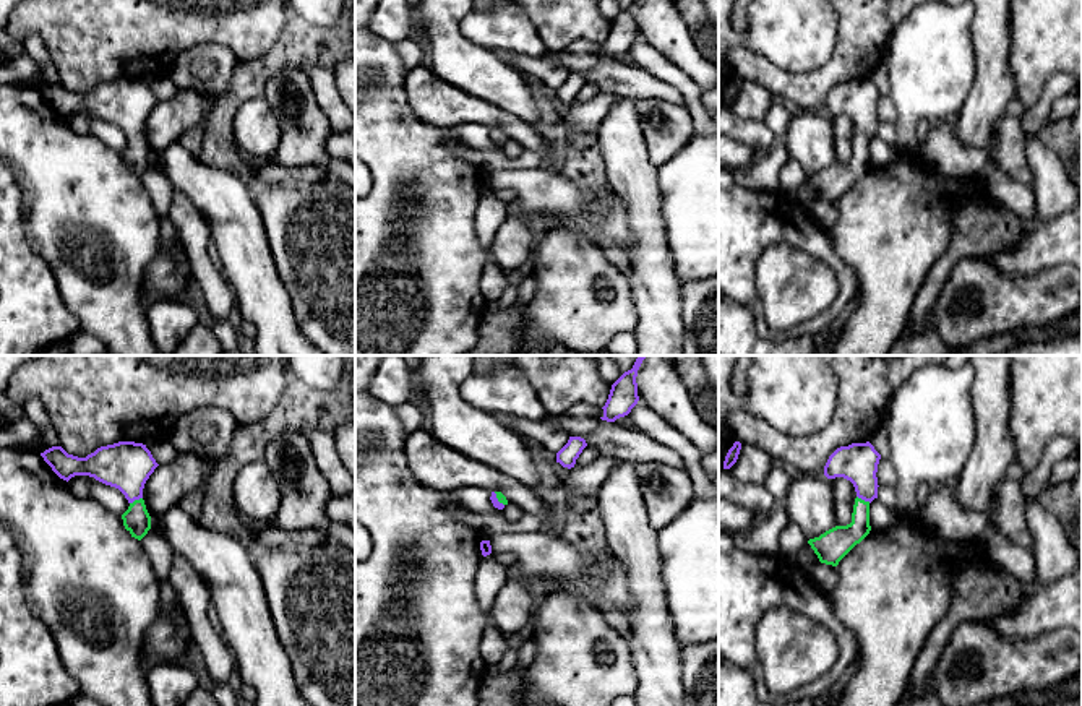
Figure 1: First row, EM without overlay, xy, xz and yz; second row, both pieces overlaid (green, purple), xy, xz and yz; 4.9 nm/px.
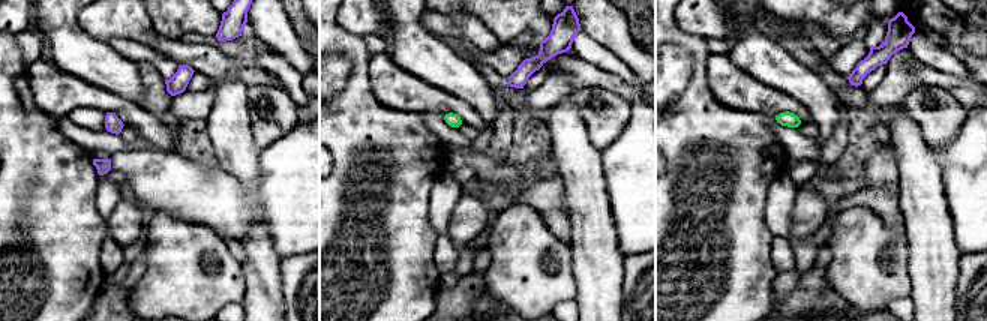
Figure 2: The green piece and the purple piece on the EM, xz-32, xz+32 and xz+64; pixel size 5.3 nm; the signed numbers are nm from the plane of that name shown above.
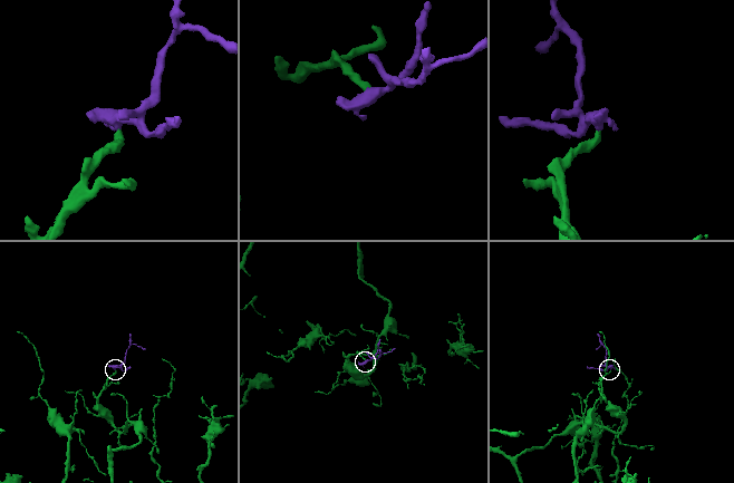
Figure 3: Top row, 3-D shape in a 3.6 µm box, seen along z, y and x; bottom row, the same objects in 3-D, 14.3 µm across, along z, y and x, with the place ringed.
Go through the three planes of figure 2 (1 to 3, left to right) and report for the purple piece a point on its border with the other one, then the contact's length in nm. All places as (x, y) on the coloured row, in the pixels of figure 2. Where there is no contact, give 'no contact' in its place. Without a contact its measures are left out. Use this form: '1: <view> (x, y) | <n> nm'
1: no contact
2: no contact
3: no contact

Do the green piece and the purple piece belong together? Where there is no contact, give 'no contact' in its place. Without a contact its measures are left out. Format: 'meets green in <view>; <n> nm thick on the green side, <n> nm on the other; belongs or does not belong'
meets green in yz; 150 nm thick on the green side, 190 nm on the other; belongs

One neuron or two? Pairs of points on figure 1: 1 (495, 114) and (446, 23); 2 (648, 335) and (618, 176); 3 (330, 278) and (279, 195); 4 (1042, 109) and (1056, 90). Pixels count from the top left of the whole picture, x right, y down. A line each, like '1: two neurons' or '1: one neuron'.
1: two neurons
2: one neuron
3: one neuron
4: one neuron

